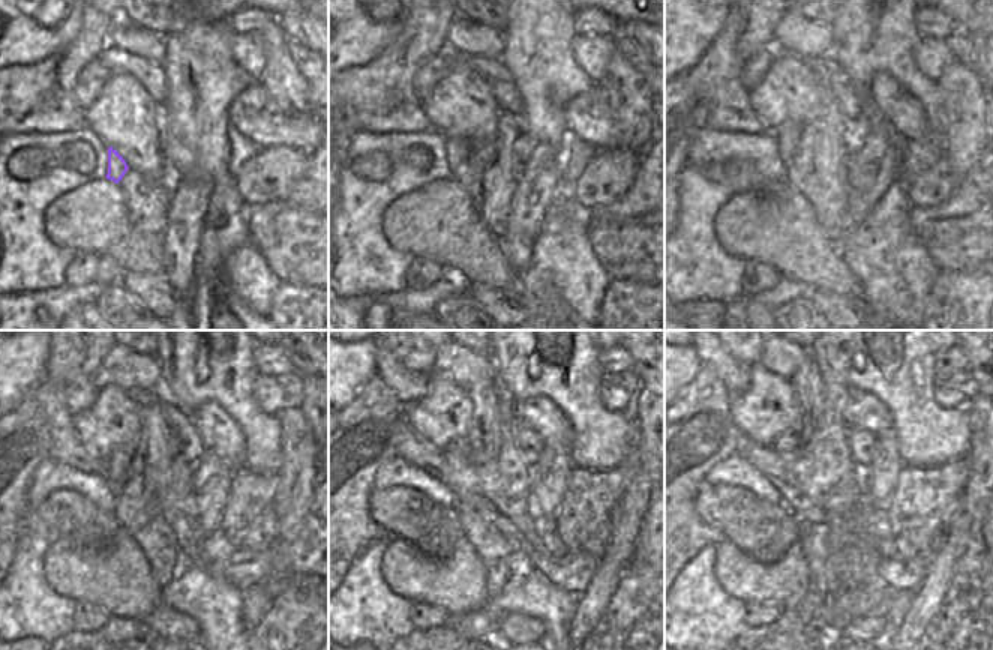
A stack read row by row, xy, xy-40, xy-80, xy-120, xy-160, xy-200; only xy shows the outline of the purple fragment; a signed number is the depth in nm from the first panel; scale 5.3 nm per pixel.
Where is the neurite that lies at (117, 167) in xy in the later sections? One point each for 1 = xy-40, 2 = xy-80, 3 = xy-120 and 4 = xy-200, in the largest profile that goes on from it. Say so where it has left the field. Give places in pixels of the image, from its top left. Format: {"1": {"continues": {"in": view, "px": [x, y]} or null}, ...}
{"1": {"continues": {"in": "xy-40", "px": [456, 149]}}, "2": {"continues": {"in": "xy-80", "px": [788, 132]}}, "3": {"continues": {"in": "xy-120", "px": [117, 464]}}, "4": {"continues": {"in": "xy-200", "px": [789, 440]}}}

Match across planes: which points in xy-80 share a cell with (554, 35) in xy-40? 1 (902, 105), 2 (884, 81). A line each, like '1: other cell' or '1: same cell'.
1: other cell
2: other cell

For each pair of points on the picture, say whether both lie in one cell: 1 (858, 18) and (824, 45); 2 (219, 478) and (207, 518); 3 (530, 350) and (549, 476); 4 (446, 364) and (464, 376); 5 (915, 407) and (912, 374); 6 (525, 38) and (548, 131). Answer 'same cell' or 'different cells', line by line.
1: different cells
2: same cell
3: different cells
4: same cell
5: same cell
6: same cell

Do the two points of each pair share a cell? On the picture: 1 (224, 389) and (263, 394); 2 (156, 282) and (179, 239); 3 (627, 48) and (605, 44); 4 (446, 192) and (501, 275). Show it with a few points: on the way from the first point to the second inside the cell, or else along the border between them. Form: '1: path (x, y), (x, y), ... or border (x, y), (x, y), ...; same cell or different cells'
1: border (257, 376), (252, 397), (266, 413), (272, 415); different cells
2: border (164, 273), (182, 299), (177, 306); different cells
3: border (612, 36), (615, 50); different cells
4: path (446, 213), (480, 254); same cell

